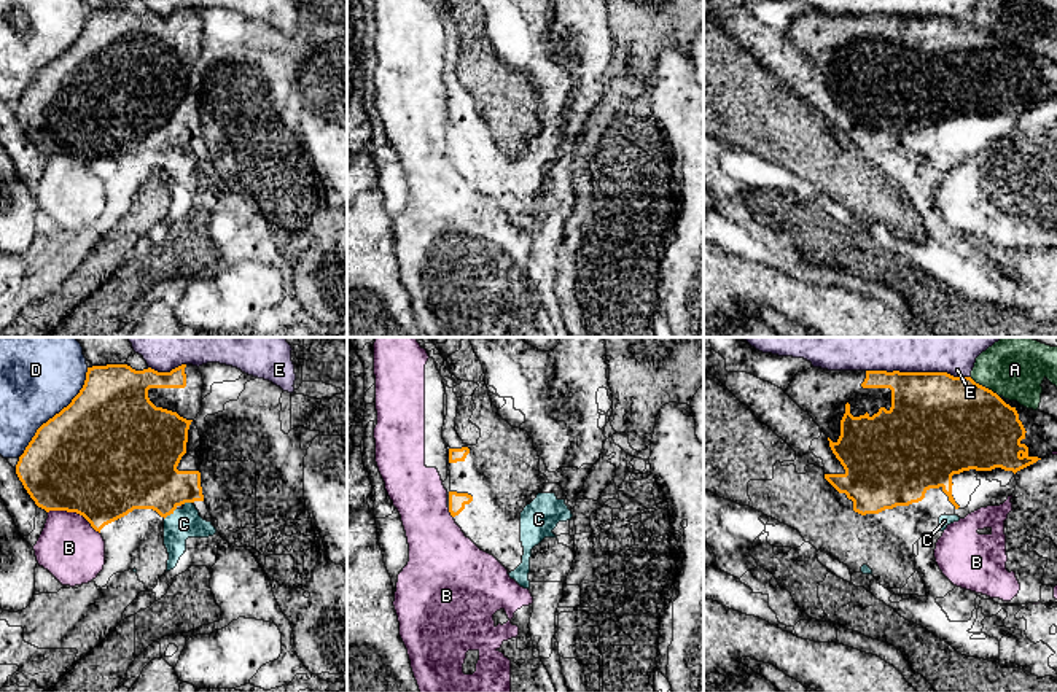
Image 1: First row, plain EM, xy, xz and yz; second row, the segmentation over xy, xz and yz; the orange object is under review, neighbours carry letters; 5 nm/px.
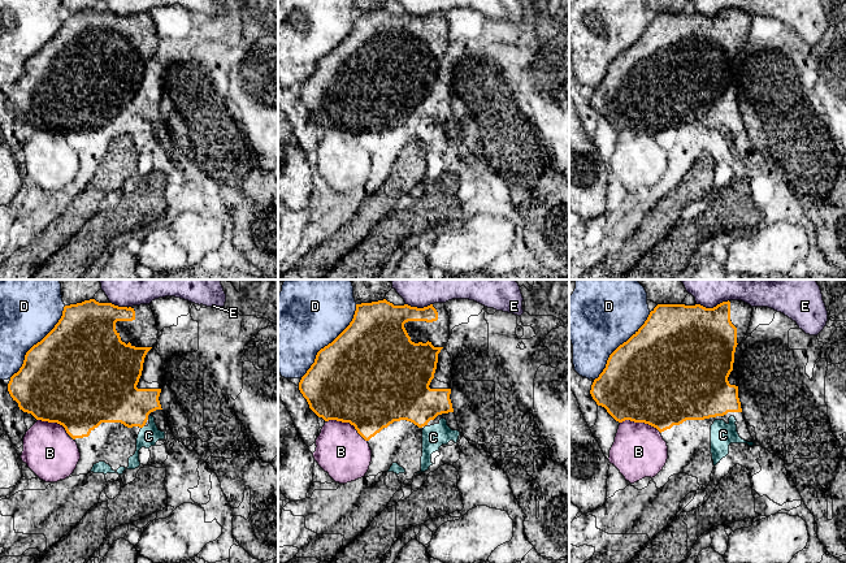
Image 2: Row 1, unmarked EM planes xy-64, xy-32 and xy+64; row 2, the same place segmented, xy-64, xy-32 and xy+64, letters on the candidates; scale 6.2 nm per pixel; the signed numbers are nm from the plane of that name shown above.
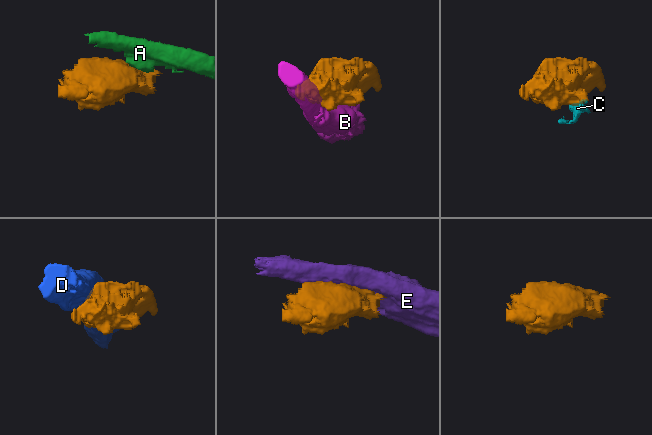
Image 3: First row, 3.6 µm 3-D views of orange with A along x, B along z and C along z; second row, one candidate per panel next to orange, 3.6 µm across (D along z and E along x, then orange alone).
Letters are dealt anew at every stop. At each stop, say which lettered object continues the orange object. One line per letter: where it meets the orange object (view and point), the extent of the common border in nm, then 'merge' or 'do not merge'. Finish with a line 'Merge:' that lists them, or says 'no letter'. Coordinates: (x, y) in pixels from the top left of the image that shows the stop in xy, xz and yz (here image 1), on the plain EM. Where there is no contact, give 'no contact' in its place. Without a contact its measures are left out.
A: contact yz (984, 31); length 180 nm; do not merge
B: contact xy (74, 155); length 280 nm; do not merge
C: contact xy (169, 158); length 90 nm; merge
D: contact xy (56, 58); length 550 nm; do not merge
E: contact yz (919, 16); length 550 nm; do not merge
Merge: C

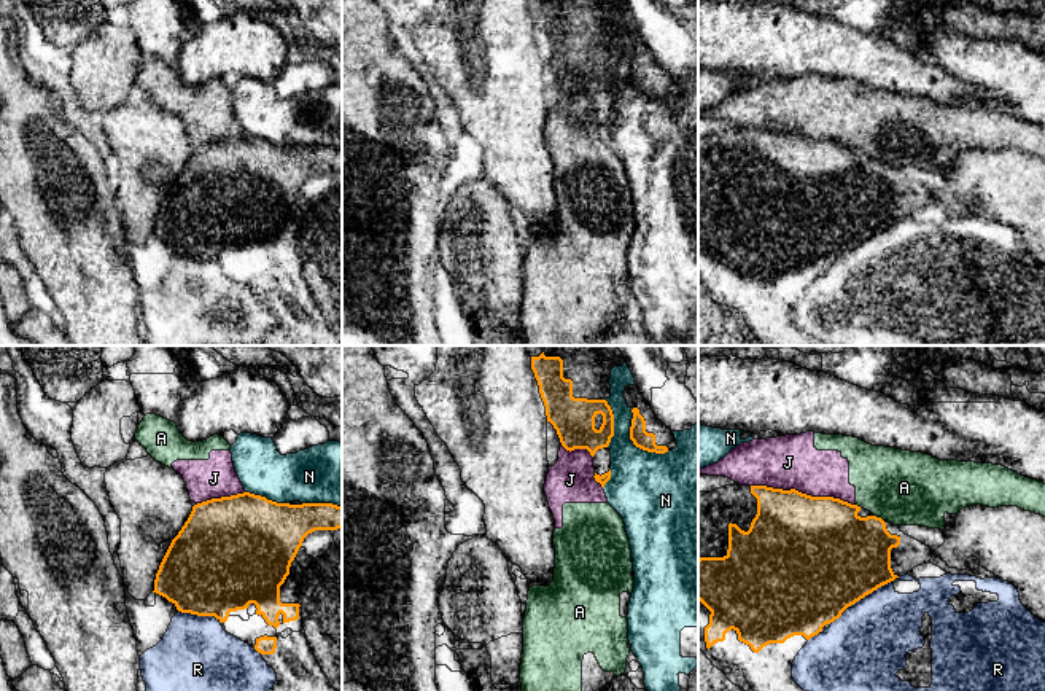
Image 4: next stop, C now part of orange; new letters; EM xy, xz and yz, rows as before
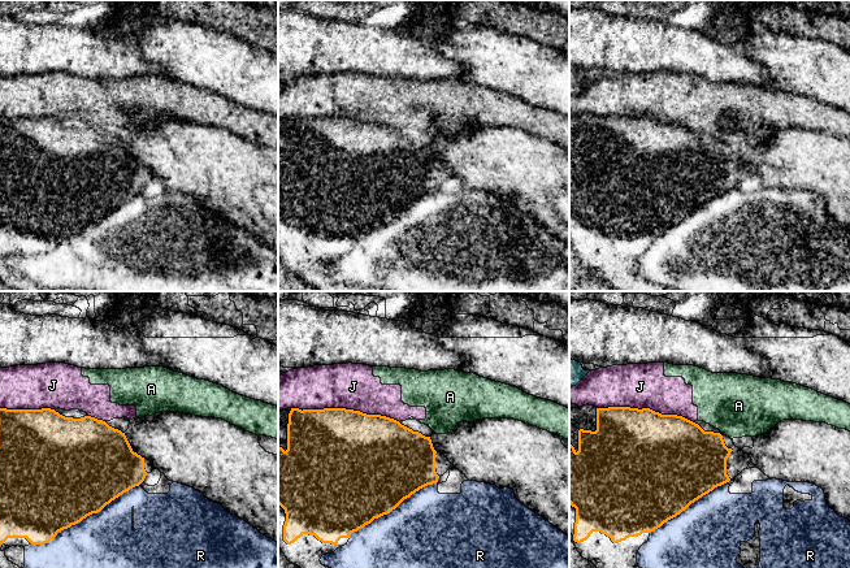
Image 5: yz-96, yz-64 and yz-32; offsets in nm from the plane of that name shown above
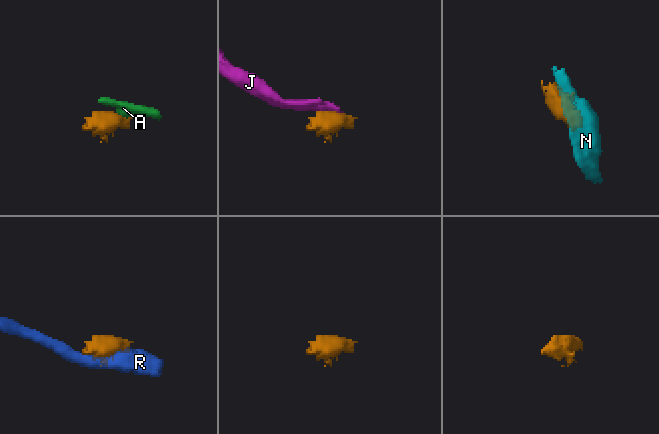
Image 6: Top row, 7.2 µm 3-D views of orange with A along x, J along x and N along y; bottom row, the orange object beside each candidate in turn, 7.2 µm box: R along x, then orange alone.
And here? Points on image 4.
A: contact yz (878, 161); length 70 nm; do not merge
J: contact yz (804, 137); length 550 nm; do not merge
N: contact xz (633, 86); length 300 nm; do not merge
R: contact xy (199, 258); length 220 nm; do not merge
Merge: no letter

